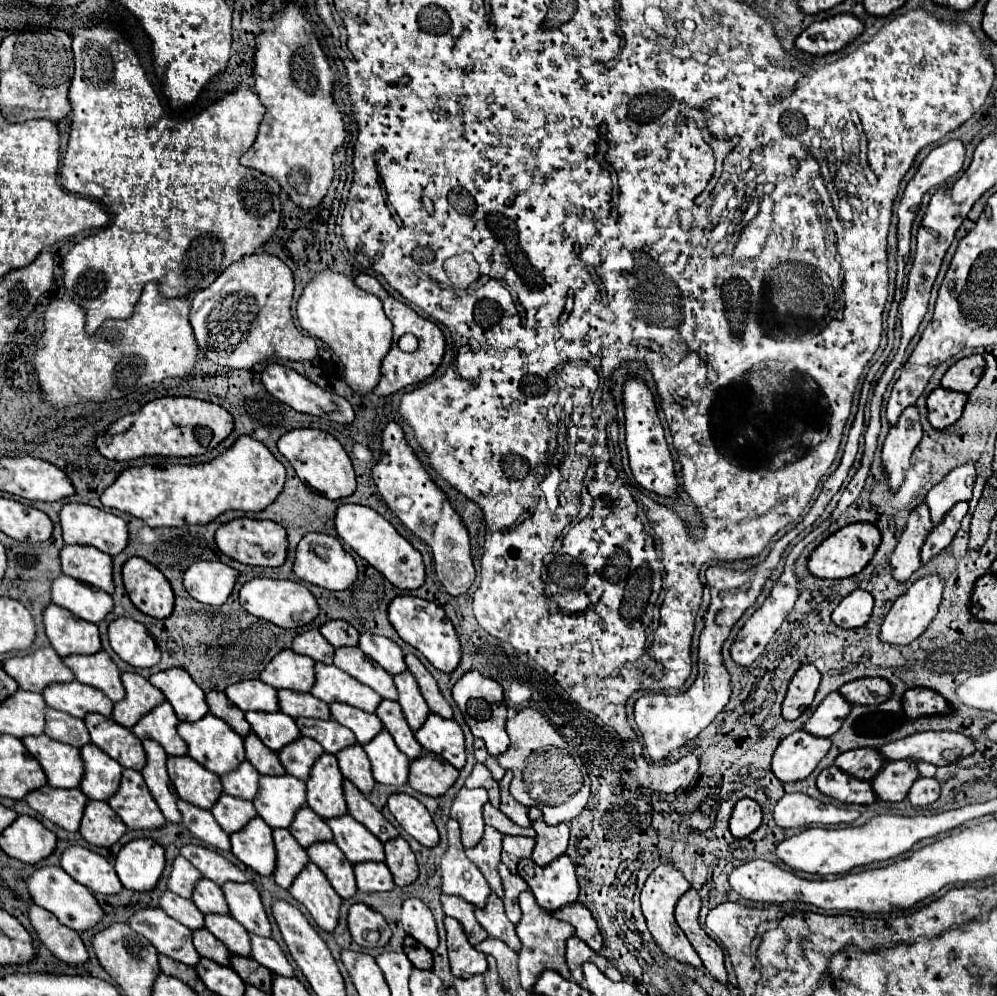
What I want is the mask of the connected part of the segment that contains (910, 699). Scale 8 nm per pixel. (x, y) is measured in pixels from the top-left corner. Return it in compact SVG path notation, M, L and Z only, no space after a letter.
M925 687L909 689L903 697L903 709L909 719L917 719L923 715L949 715L951 705L935 691Z

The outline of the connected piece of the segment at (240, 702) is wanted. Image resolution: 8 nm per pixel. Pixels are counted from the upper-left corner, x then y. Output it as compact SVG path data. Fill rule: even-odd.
M259 679L241 681L241 683L235 683L235 685L229 685L225 689L225 695L241 711L263 711L263 713L277 713L279 711L277 689L265 685Z

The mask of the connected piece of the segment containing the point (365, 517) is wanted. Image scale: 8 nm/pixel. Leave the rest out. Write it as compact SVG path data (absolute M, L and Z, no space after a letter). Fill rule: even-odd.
M341 505L337 509L335 527L339 539L349 545L359 557L363 557L371 567L375 567L395 587L411 591L419 589L425 583L425 567L421 553L407 539L403 539L385 517L381 517L373 509L363 505Z

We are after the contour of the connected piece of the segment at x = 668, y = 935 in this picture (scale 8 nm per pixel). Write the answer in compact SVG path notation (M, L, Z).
M659 865L659 867L649 875L649 879L645 881L645 887L643 887L643 891L641 891L641 909L643 909L645 921L647 921L647 929L649 929L649 933L653 935L655 943L659 945L659 949L661 949L667 957L671 957L671 959L675 959L675 961L681 961L681 963L689 963L689 965L693 965L695 969L699 969L699 971L705 973L699 955L695 953L695 949L691 947L691 943L687 941L687 937L683 935L683 931L677 927L675 917L673 917L673 909L675 909L679 897L681 897L687 889L691 889L691 885L687 883L687 879L685 879L673 865Z

